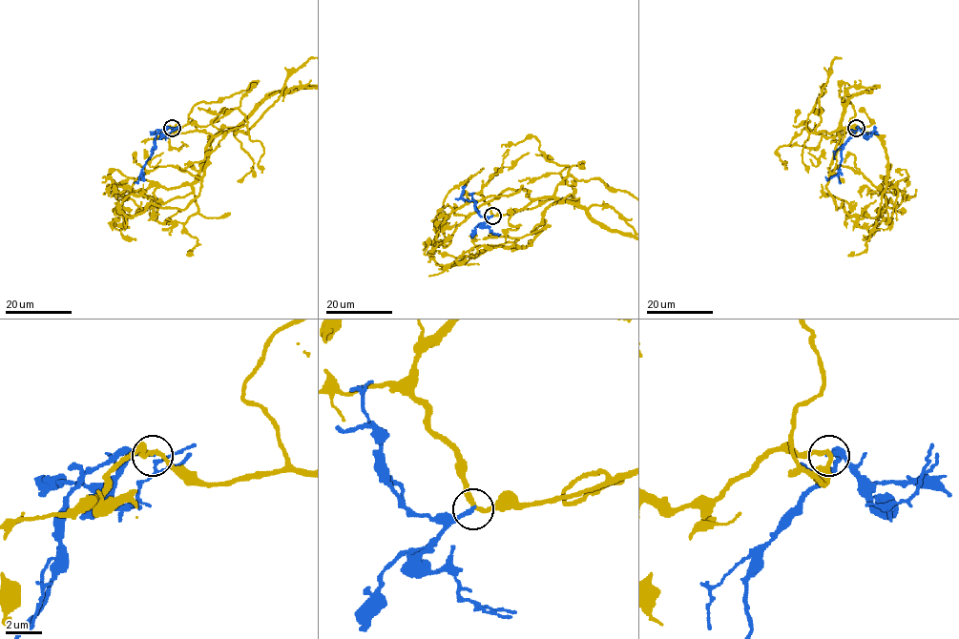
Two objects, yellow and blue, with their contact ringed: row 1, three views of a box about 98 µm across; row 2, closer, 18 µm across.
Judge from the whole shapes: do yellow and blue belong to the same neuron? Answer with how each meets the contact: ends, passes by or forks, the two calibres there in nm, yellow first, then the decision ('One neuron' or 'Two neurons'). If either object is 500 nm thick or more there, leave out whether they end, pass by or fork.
At the ring yellow passes by. At the ring blue ends. Thickness 240 nm (yellow) against 240 nm. Two neurons

